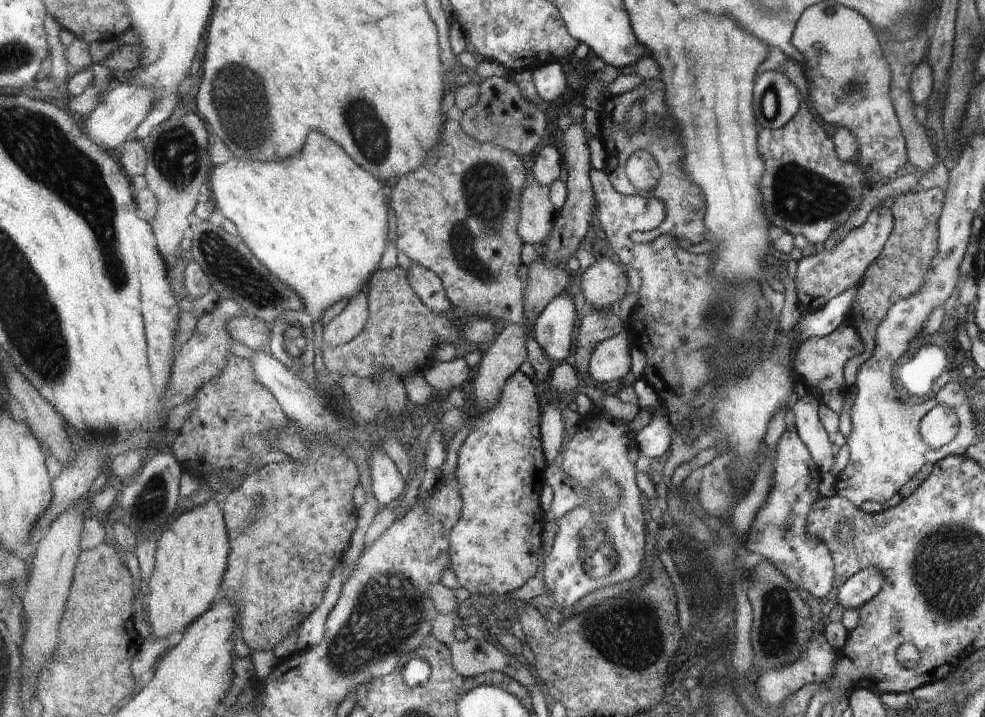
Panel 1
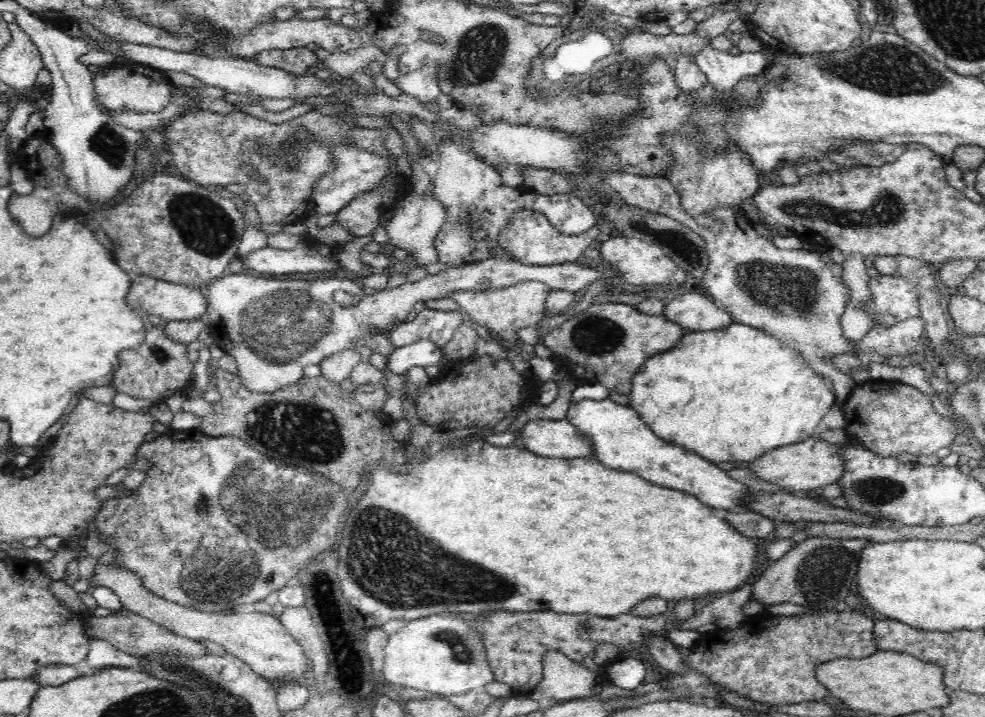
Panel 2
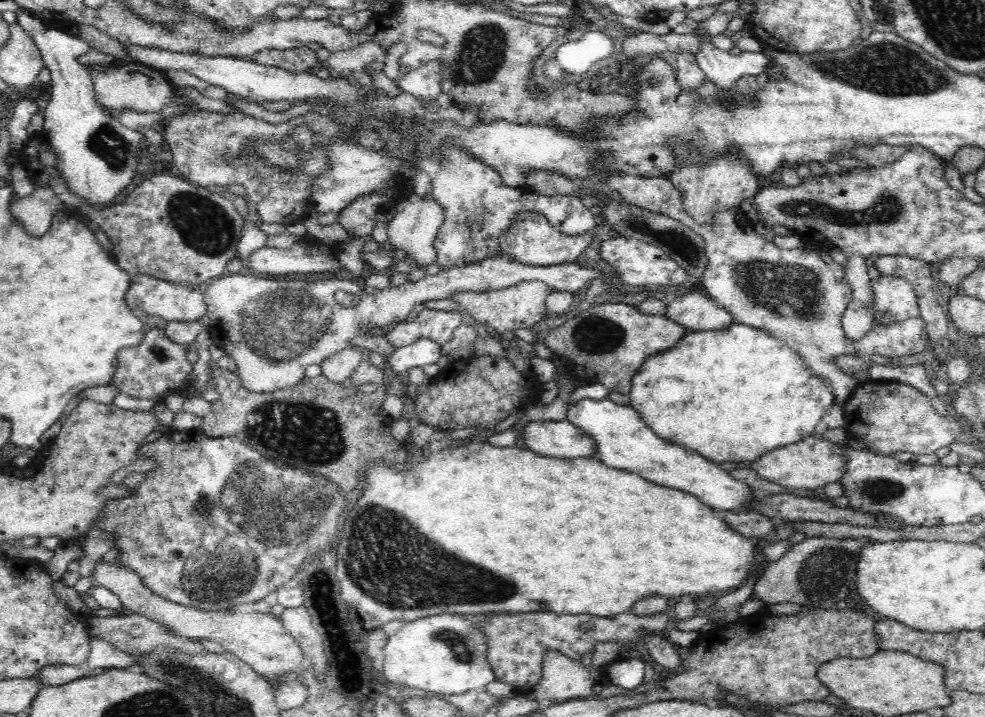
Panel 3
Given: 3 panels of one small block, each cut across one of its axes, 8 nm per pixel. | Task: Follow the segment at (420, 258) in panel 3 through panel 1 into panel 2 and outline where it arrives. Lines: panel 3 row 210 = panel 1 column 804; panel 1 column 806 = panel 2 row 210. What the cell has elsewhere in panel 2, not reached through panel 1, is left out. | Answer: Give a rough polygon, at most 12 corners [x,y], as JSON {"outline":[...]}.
{"outline":[[433,188],[395,204],[390,246],[419,264],[439,261],[435,240],[448,209]]}

